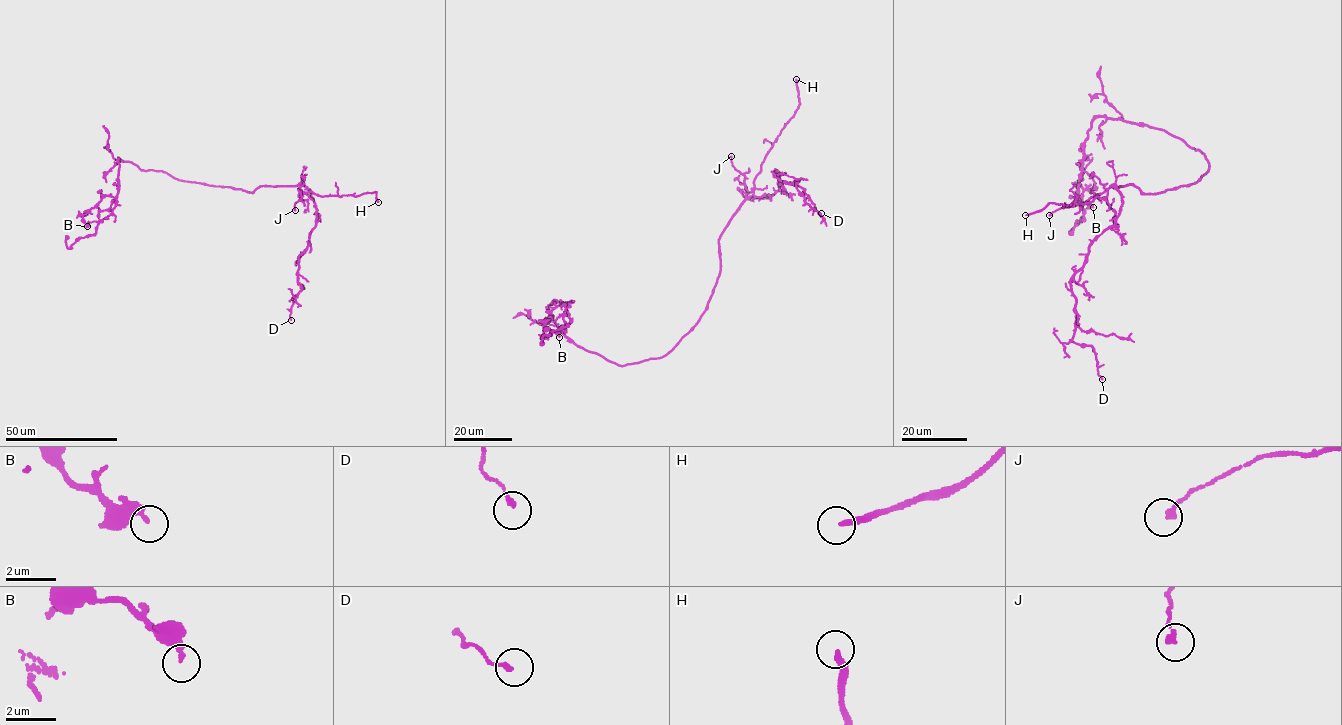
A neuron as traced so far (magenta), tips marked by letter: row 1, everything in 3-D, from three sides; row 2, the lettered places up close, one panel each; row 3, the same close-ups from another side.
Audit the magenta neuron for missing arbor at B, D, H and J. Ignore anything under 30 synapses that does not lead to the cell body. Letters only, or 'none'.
H

